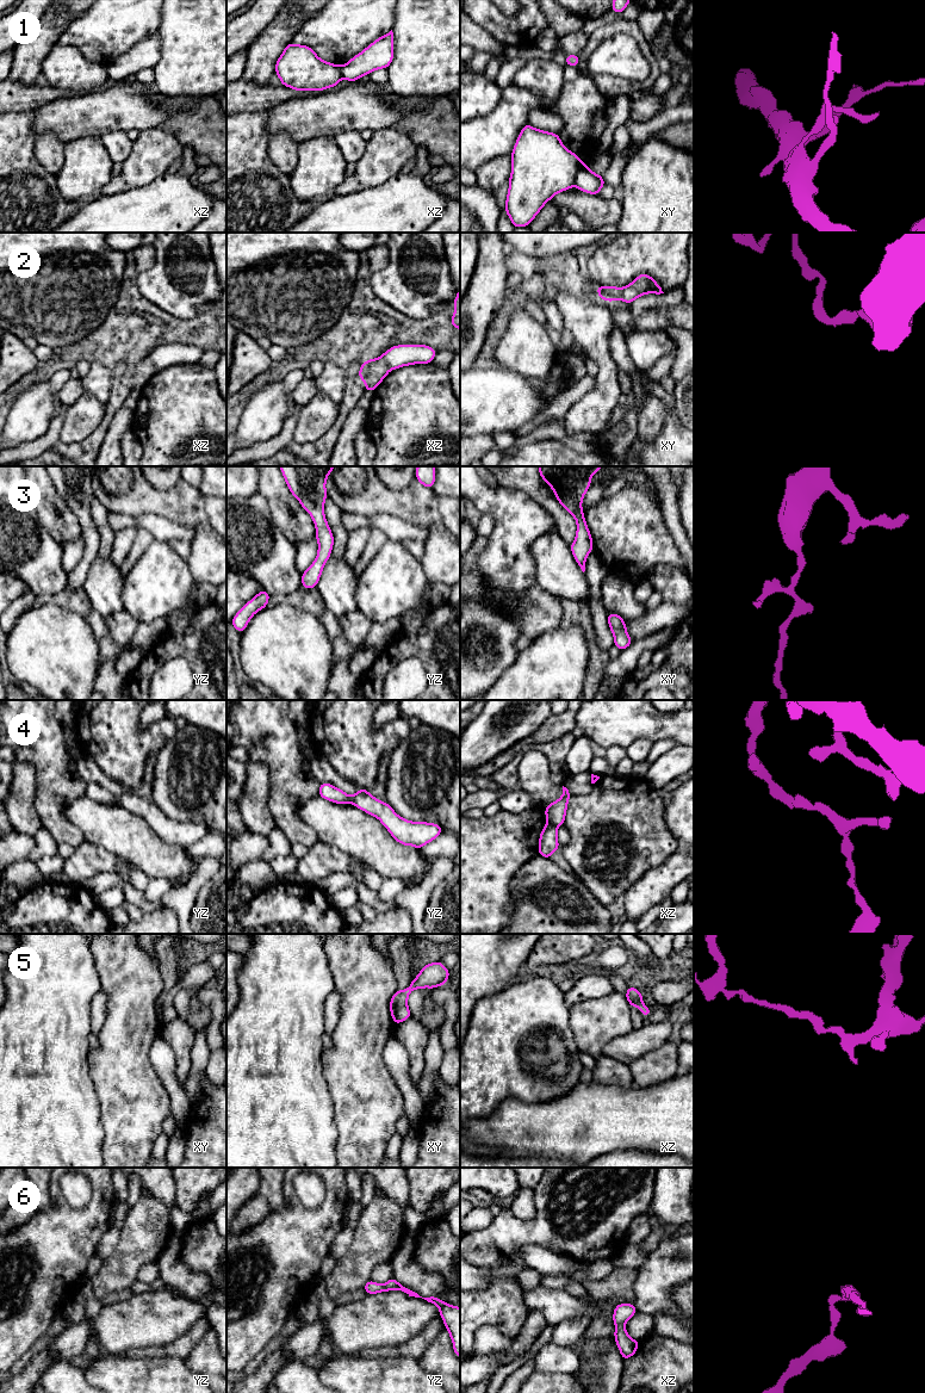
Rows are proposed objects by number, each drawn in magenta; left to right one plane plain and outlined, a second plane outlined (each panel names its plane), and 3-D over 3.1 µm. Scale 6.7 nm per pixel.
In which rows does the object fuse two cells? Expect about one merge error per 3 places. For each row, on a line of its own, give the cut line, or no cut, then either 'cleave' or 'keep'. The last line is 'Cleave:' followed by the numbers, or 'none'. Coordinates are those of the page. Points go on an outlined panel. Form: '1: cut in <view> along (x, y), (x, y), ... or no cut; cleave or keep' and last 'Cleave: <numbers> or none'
1: cut in xy along (587, 166), (577, 173), (573, 184); cleave
2: no cut; keep
3: no cut; keep
4: cut in xz along (548, 821), (556, 827); cleave
5: no cut; keep
6: no cut; keep
Cleave: 1, 4

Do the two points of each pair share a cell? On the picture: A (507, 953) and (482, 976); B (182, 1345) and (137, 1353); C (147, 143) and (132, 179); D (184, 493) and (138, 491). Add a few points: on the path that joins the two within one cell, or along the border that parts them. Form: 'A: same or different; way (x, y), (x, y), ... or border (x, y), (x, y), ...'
A: same; way (500, 955), (486, 969)
B: same; way (172, 1350), (148, 1351)
C: same; way (147, 152), (147, 161), (137, 171)
D: same; way (173, 497), (149, 497)

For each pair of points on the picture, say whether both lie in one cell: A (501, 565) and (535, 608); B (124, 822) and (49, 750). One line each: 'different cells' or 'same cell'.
A: different cells
B: different cells

